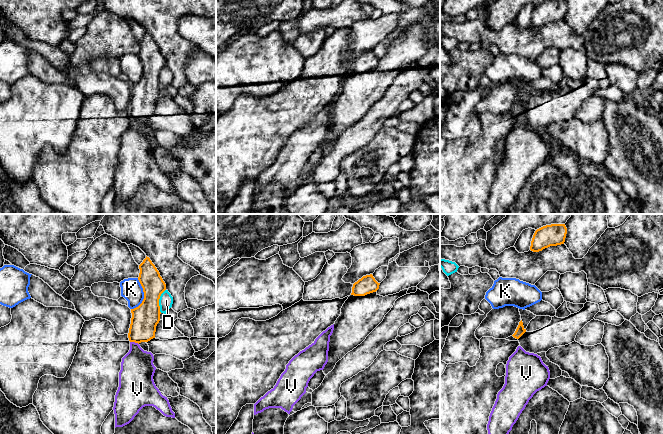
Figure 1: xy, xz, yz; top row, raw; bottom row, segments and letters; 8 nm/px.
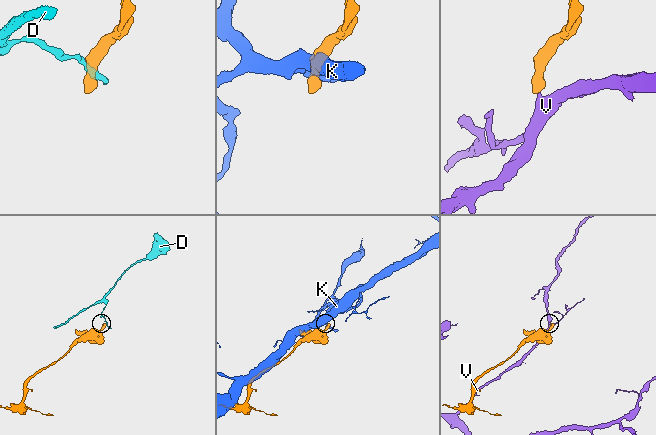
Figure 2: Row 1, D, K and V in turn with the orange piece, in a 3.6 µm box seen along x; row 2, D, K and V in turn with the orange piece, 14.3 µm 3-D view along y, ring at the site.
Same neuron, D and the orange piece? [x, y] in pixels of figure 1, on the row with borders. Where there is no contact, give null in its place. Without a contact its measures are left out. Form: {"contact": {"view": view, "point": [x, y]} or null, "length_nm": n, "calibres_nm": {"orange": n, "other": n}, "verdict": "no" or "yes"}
{"contact": {"view": "xy", "point": [158, 301]}, "length_nm": 200, "calibres_nm": {"orange": 220, "other": 110}, "verdict": "no"}

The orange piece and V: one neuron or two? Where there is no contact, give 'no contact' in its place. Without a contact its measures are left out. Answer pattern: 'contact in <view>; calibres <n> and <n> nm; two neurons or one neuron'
contact in xy; calibres 220 and 280 nm; two neurons

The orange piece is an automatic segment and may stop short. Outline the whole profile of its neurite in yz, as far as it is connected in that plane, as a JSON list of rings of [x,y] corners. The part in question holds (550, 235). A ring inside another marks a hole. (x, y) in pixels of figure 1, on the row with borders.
[[[551,224],[537,229],[533,235],[530,250],[542,251],[550,246],[564,244],[567,234],[565,224]]]

